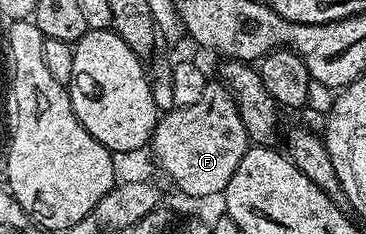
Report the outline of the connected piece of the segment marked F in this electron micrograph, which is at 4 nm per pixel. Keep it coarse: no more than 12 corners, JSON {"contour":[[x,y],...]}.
{"contour":[[228,86],[158,118],[151,155],[185,195],[220,196],[251,146]]}

